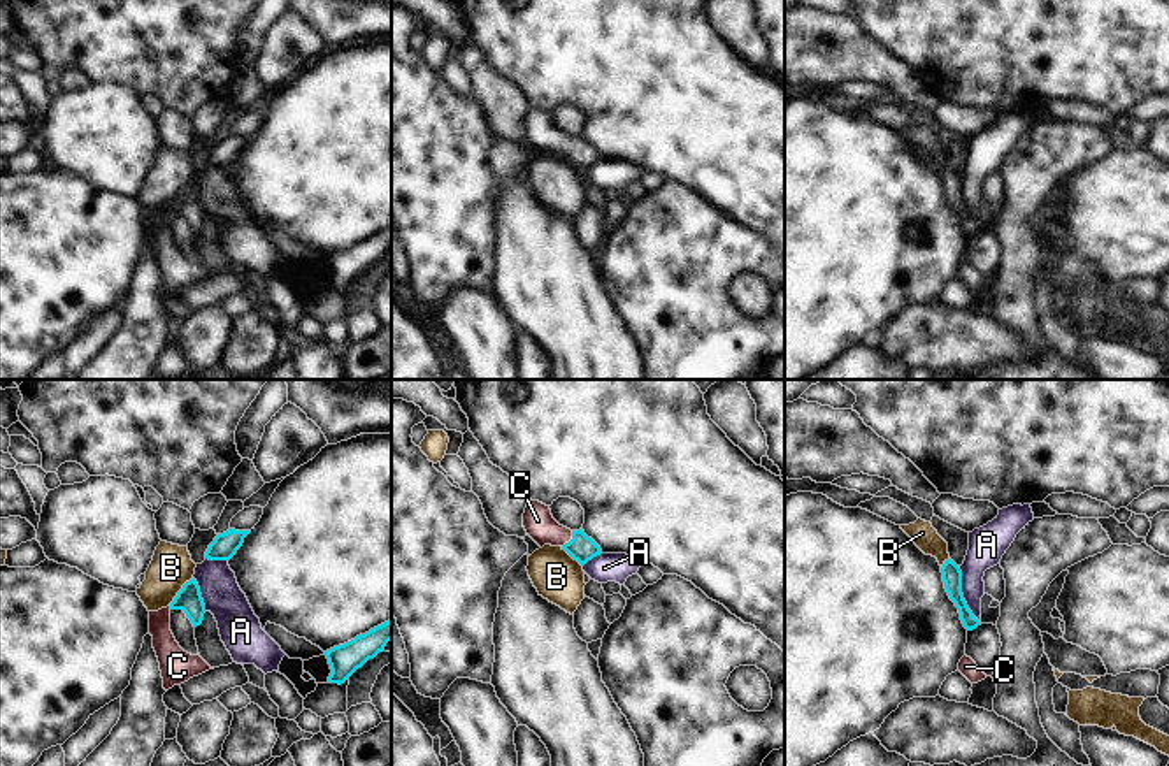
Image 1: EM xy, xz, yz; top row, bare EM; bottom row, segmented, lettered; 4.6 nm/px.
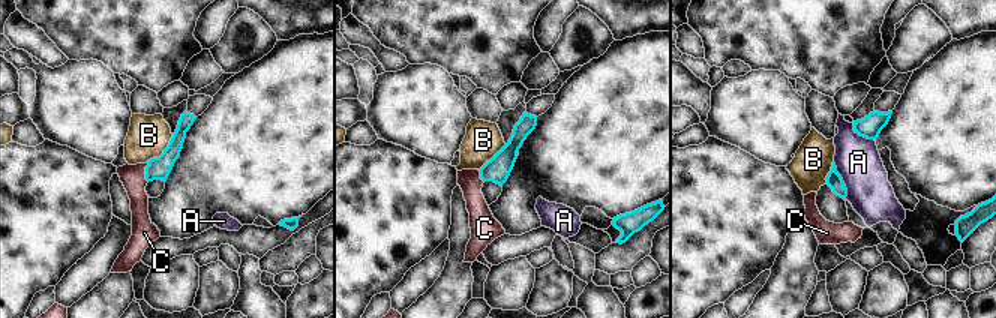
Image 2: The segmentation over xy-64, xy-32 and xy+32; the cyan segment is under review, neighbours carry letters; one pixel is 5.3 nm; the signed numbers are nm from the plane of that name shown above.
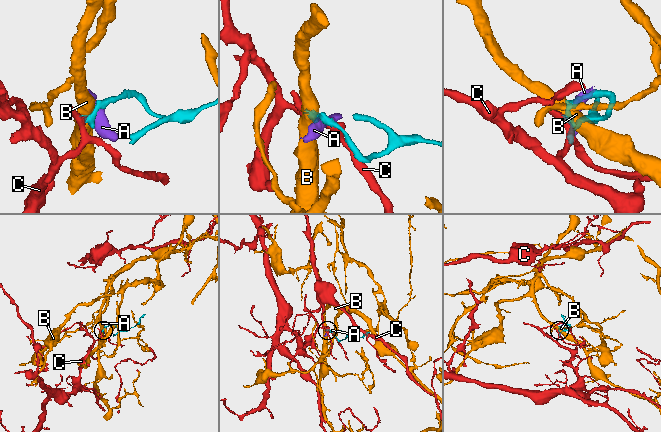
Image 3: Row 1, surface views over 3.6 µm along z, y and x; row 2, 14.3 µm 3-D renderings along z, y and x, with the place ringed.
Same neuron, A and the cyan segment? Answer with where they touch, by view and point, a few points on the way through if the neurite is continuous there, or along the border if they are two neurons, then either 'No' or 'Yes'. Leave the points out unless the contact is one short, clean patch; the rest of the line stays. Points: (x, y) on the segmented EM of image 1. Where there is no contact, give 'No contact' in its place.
Touches cyan at yz (962, 596). Boundary: yz (957, 566), (962, 598), (980, 624). No.

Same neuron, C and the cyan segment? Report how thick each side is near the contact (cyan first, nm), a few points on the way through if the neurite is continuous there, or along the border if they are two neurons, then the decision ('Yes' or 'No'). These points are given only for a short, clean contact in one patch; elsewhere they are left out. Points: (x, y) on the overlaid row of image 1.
Thickness 120 nm (cyan) against 140 nm. Path across: xz (581, 549), (571, 540), (550, 533), (537, 520). Yes.

